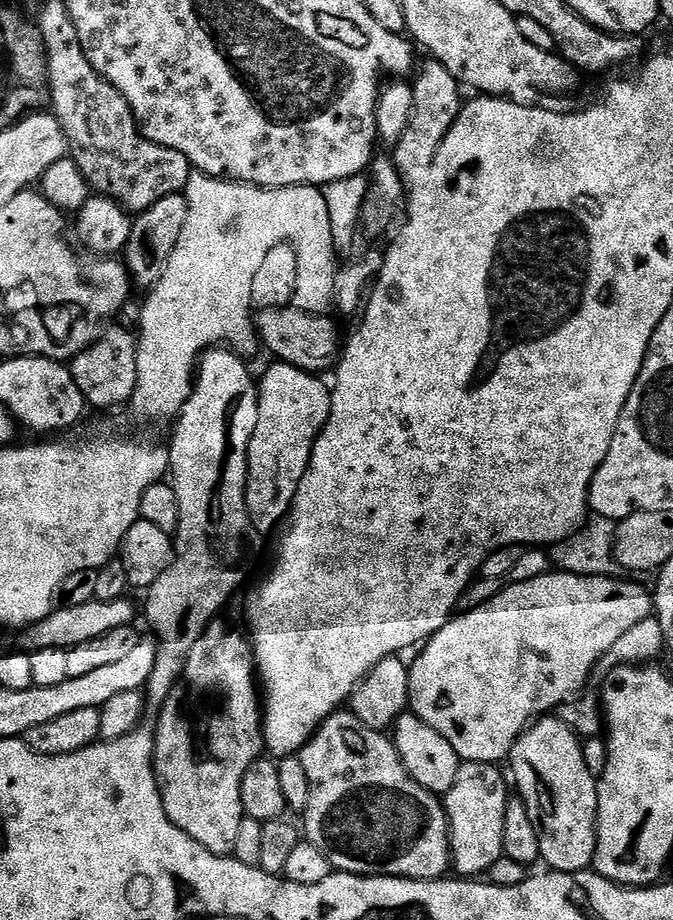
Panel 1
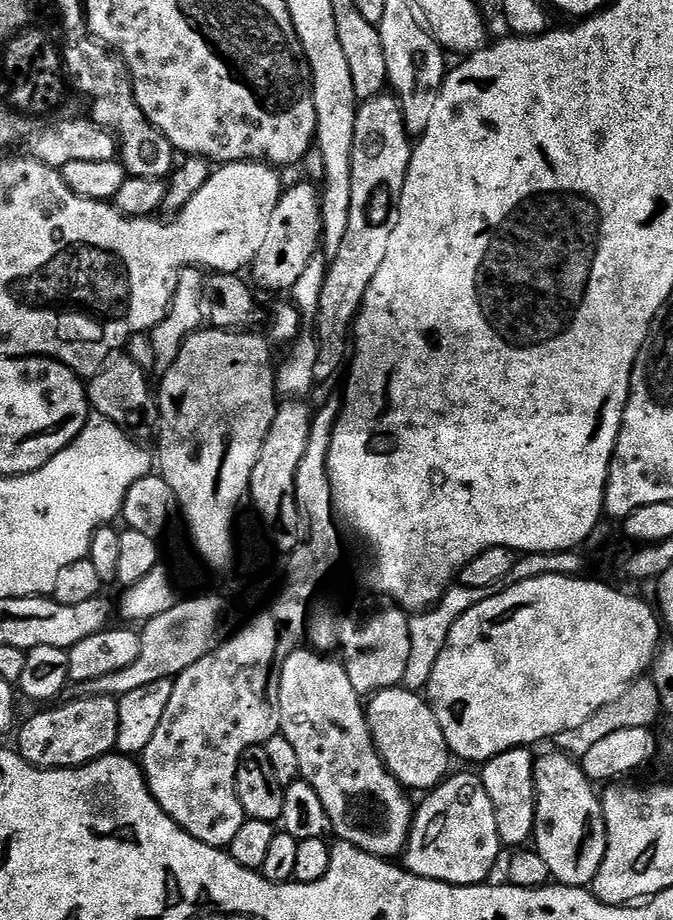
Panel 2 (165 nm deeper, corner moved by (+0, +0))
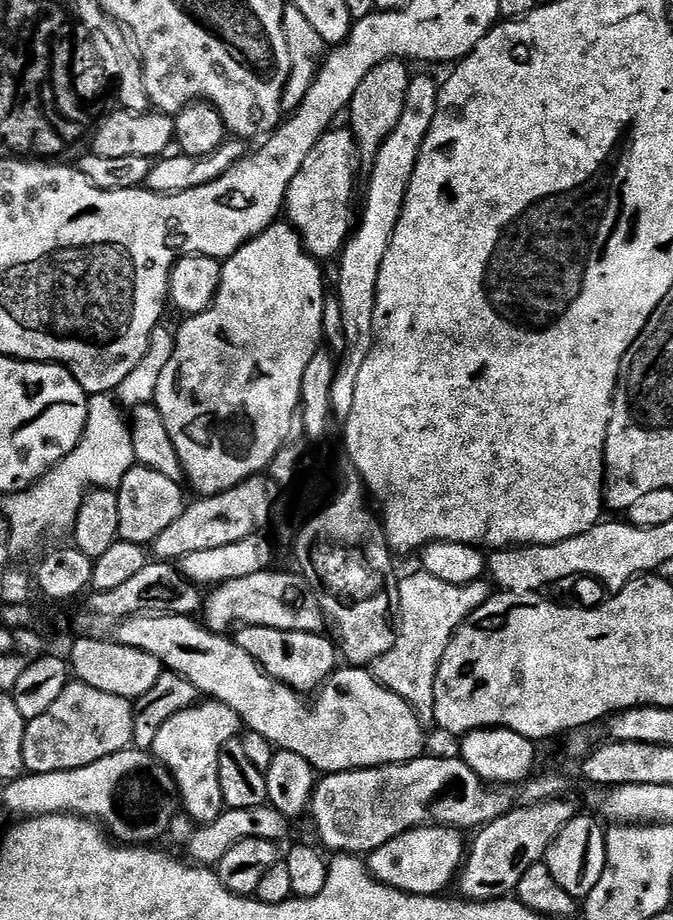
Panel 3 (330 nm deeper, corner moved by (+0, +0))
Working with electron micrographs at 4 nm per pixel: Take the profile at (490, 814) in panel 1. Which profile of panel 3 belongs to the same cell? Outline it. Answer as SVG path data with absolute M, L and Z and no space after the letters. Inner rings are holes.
M447 826L415 828L398 838L390 838L386 846L367 853L368 871L376 880L381 880L394 890L409 892L415 896L438 896L448 883L457 879L460 865L466 855L466 840L457 829Z

